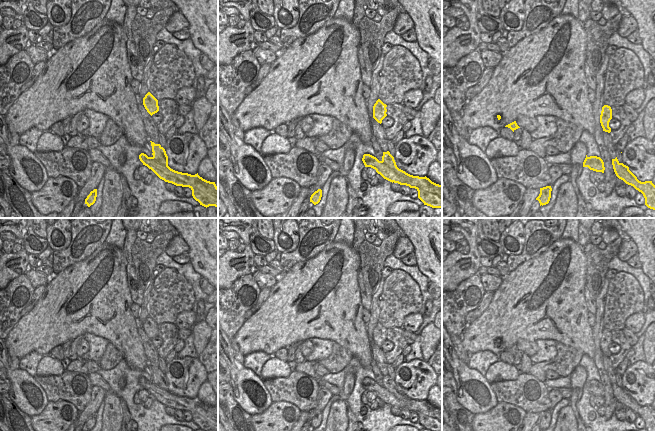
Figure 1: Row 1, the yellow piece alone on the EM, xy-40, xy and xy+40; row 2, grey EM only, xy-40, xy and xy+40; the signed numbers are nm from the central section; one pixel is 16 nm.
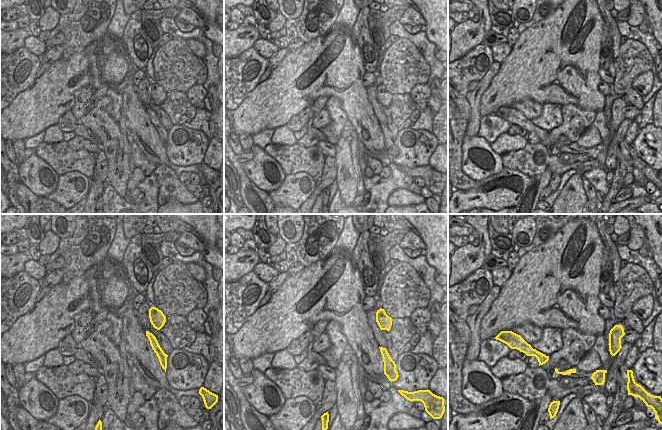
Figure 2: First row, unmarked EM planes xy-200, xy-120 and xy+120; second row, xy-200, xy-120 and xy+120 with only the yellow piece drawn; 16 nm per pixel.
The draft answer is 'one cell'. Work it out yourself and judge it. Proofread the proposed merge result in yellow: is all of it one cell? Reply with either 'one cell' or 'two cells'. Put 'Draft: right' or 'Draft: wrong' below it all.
two cells
Draft: wrong

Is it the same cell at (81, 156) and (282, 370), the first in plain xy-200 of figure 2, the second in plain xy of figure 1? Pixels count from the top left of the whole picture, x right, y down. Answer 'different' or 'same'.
different

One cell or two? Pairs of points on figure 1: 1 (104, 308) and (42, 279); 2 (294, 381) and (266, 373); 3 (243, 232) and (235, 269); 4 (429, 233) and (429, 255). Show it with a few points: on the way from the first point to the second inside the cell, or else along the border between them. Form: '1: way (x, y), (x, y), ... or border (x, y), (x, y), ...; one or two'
1: border (50, 278), (46, 285); two
2: border (292, 371), (286, 377), (266, 378), (263, 380); two
3: way (247, 242), (245, 263); one
4: way (428, 238), (429, 250); one

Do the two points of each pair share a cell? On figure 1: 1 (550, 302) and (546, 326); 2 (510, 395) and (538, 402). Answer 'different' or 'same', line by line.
1: same
2: same

